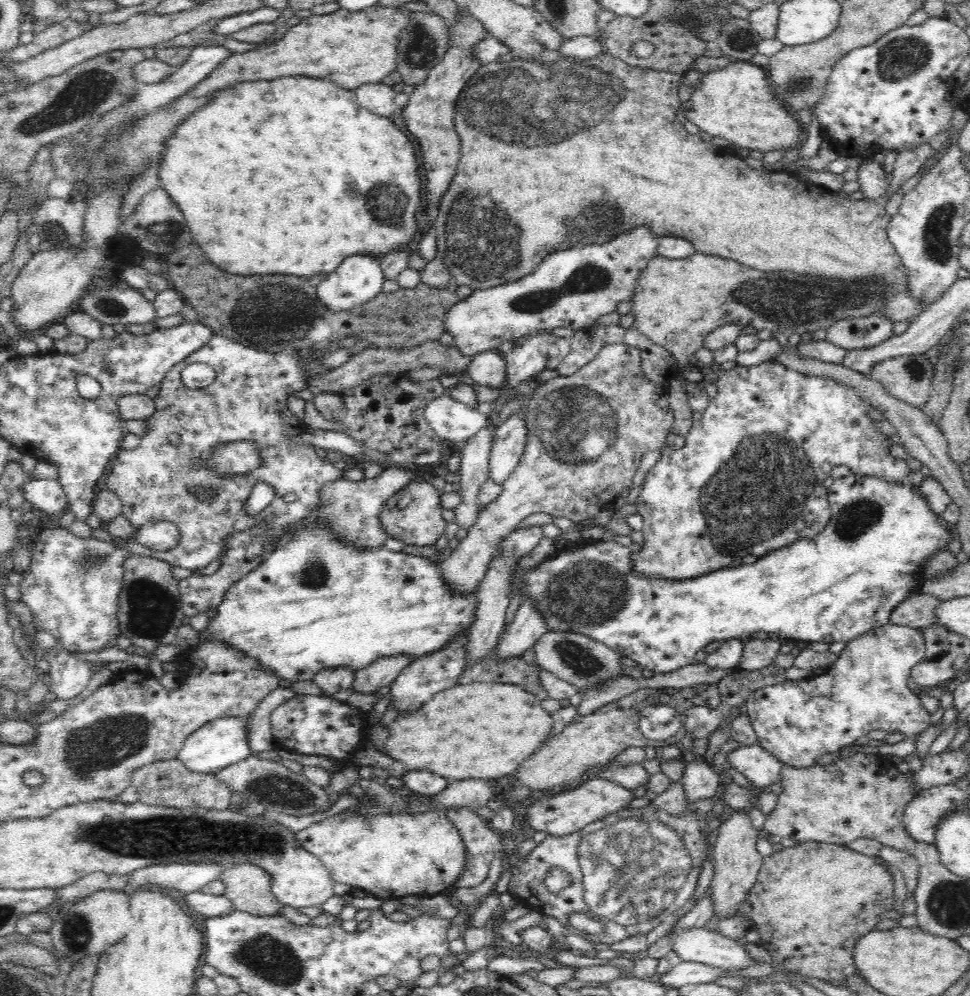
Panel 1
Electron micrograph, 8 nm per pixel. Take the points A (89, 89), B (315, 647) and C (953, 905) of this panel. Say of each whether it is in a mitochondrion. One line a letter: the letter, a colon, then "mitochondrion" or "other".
A: mitochondrion
B: other
C: mitochondrion

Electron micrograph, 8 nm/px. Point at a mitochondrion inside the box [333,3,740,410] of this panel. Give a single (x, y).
(538, 108)

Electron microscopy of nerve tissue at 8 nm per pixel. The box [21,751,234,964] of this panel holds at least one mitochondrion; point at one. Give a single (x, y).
(75, 934)

